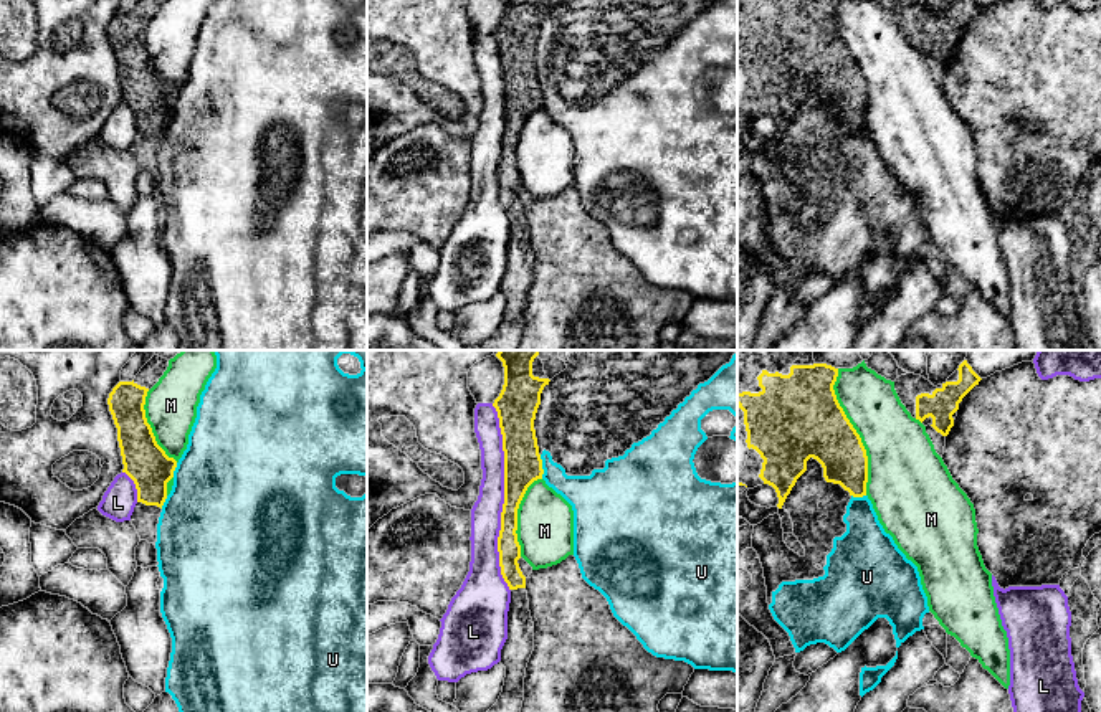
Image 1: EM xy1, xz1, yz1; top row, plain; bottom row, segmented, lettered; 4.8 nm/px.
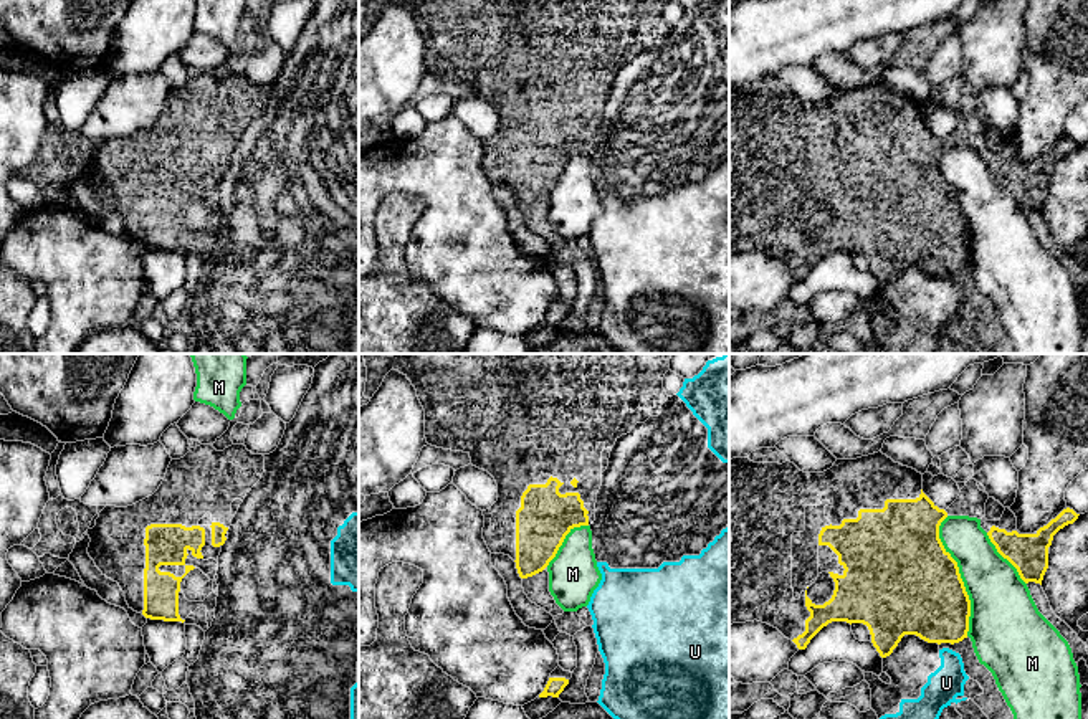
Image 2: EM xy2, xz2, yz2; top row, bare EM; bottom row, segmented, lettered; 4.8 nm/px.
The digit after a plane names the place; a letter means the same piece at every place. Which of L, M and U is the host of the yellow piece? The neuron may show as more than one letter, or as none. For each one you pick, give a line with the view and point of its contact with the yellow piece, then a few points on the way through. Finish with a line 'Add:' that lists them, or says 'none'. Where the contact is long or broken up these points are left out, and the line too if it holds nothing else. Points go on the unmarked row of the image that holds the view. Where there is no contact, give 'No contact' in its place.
Add: none

